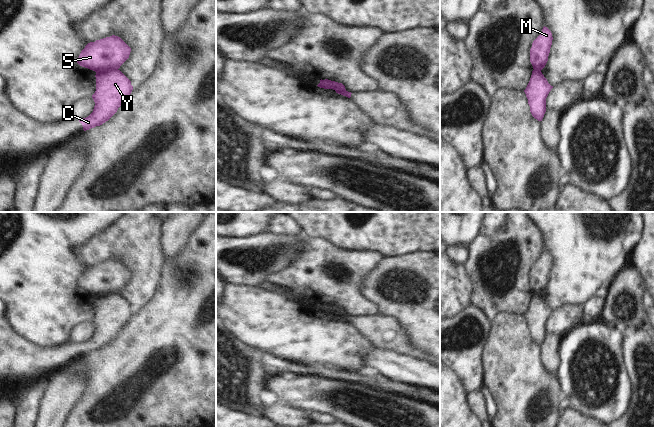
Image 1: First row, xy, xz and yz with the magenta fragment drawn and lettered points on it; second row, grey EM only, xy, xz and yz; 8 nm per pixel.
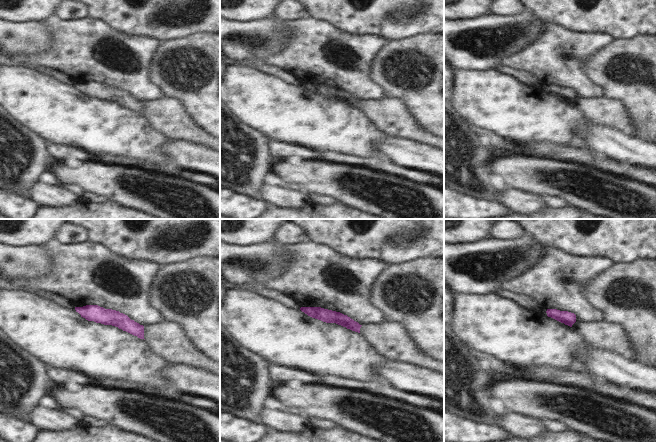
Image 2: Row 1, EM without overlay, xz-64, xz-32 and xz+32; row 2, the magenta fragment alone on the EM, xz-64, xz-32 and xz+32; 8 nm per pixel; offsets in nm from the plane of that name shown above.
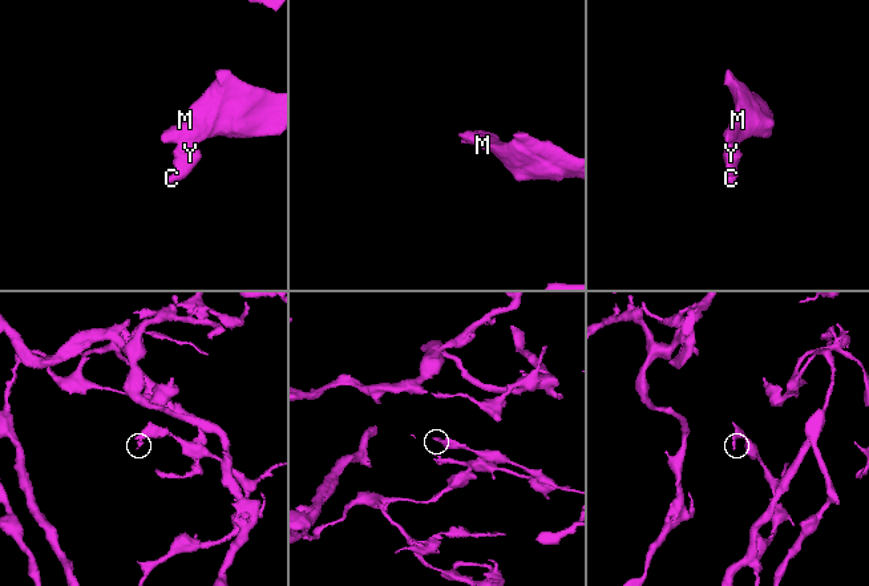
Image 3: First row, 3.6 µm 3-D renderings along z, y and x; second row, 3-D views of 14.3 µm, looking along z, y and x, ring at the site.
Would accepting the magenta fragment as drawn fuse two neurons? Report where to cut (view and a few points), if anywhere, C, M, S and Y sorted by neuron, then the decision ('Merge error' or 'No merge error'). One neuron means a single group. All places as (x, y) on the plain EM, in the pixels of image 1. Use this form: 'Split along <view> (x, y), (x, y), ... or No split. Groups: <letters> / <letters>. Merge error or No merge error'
Split along xy (117, 293), (108, 293), (96, 297). Groups: C Y / M S. Merge error.

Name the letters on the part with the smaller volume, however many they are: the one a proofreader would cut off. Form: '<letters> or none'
C, Y

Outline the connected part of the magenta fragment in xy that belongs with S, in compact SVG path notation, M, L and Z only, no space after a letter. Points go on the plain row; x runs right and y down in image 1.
M112 259L88 267L81 275L77 287L98 296L118 294L129 282L131 272L118 260Z

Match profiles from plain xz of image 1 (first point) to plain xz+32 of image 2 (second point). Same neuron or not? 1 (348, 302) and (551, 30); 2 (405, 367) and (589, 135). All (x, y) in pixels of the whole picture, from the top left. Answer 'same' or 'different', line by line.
1: same
2: same

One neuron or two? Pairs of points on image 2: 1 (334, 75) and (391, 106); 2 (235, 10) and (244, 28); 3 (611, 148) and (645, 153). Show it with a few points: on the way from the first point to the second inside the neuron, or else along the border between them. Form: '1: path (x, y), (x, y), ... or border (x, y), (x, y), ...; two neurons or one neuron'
1: border (385, 96), (379, 99), (362, 101); two neurons
2: border (263, 18), (230, 21); two neurons
3: path (619, 148), (637, 152); one neuron

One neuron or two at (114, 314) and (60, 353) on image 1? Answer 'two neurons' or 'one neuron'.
one neuron

